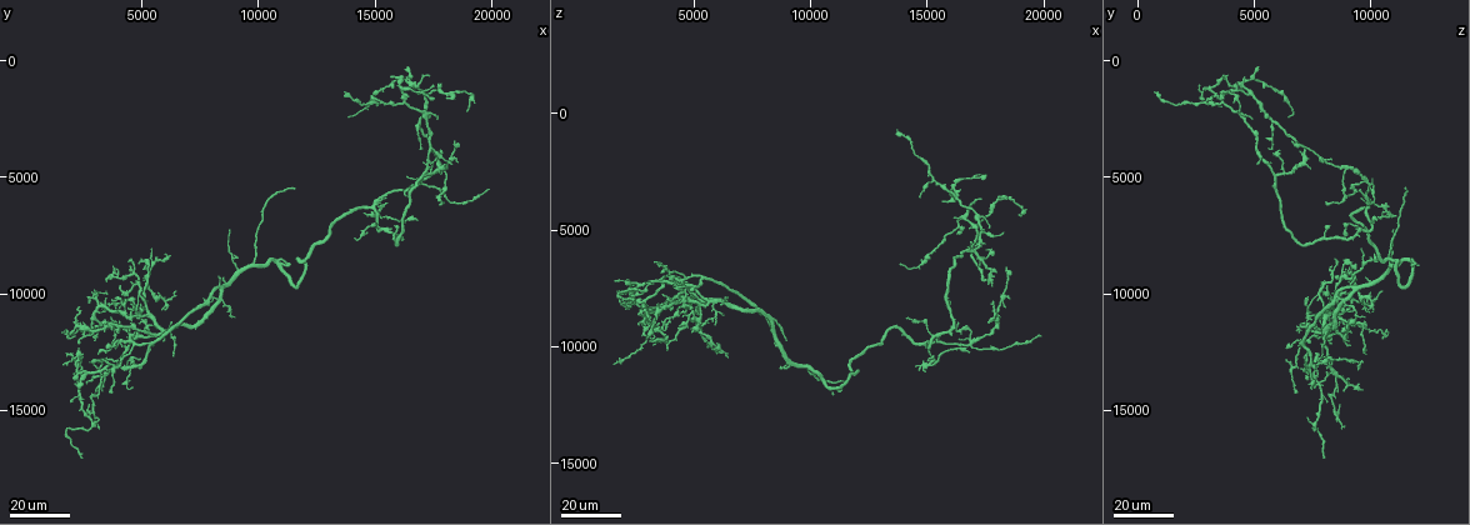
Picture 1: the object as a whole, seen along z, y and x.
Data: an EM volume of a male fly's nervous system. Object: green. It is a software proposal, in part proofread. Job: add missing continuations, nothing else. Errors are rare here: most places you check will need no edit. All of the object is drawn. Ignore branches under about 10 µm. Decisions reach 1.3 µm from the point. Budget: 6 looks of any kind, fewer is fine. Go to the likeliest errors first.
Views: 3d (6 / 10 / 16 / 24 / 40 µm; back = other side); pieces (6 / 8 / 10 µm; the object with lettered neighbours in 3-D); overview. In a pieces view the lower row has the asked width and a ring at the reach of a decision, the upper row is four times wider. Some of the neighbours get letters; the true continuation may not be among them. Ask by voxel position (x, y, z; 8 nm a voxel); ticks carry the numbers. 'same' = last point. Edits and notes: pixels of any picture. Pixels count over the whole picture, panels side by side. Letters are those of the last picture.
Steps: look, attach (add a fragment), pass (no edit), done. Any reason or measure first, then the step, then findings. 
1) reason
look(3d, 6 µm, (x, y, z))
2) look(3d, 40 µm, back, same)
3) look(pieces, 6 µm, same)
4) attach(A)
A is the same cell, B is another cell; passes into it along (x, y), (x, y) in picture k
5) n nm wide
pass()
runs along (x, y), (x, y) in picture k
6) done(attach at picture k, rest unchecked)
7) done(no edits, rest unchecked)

branch stops here
look(3d, 16 µm, (11500, 5400, 11400))

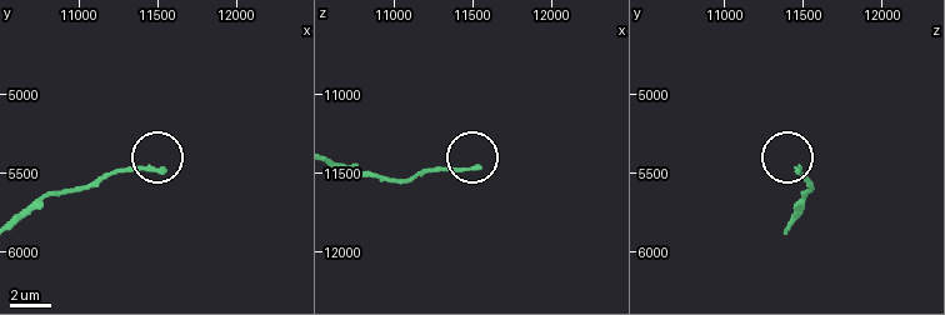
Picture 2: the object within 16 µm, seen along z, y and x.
look(pieces, 10 µm, (11520, 5480, 11480))

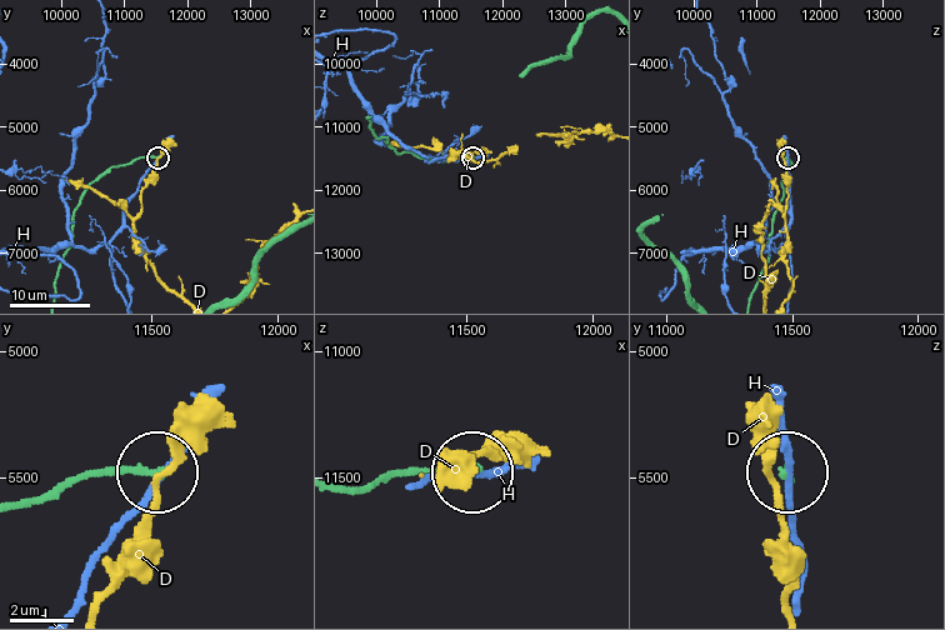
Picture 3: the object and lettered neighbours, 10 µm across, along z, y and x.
pass()
D and H are other cells; runs along (28, 506), (91, 476), (154, 471) in picture 3; none of them fits

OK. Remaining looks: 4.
long arm stops here
look(3d, 24 µm, (2500, 17000, 7900))

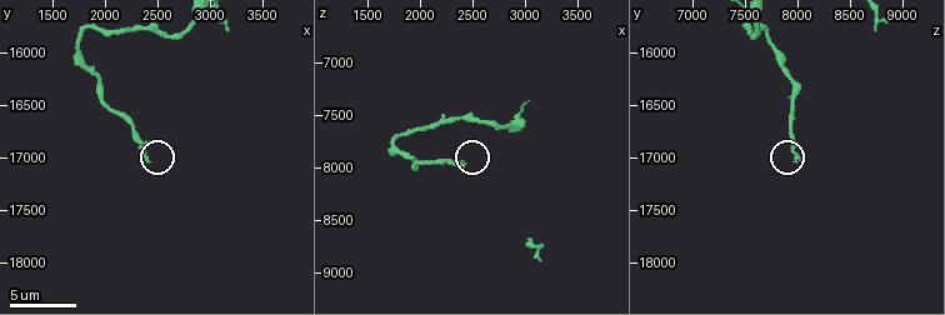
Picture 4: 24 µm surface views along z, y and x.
look(pieces, 6 µm, (2420, 17040, 8000))

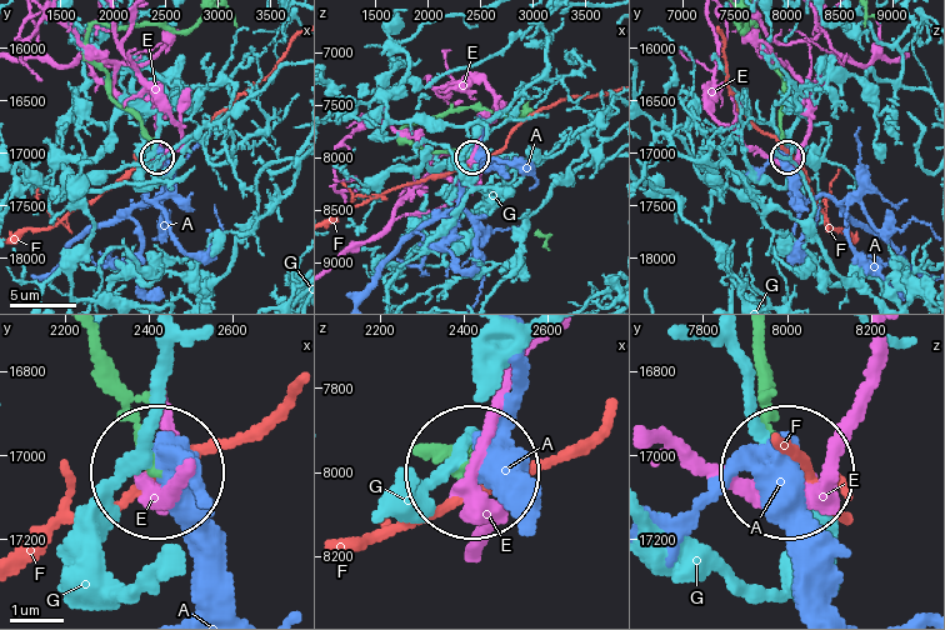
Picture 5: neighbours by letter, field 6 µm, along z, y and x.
pass()
A, E, F and G are other cells; runs along (90, 341), (99, 383), (156, 471) in picture 5; none of them fits

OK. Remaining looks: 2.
branch stops here
look(3d, 24 µm, (4100, 9700, 8200))

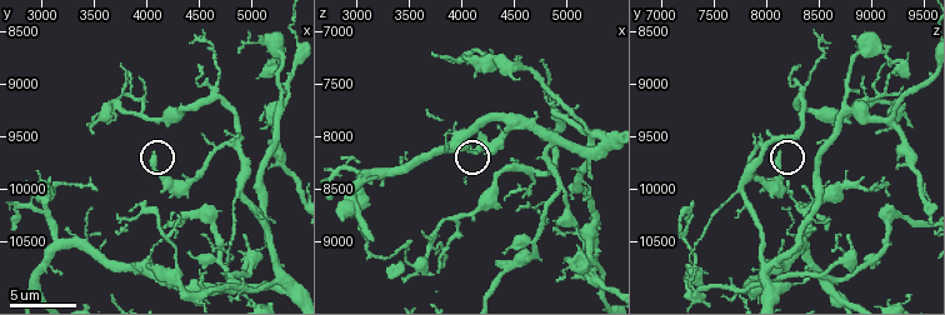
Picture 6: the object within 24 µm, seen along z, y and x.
look(pieces, 8 µm, (4080, 9660, 8120))

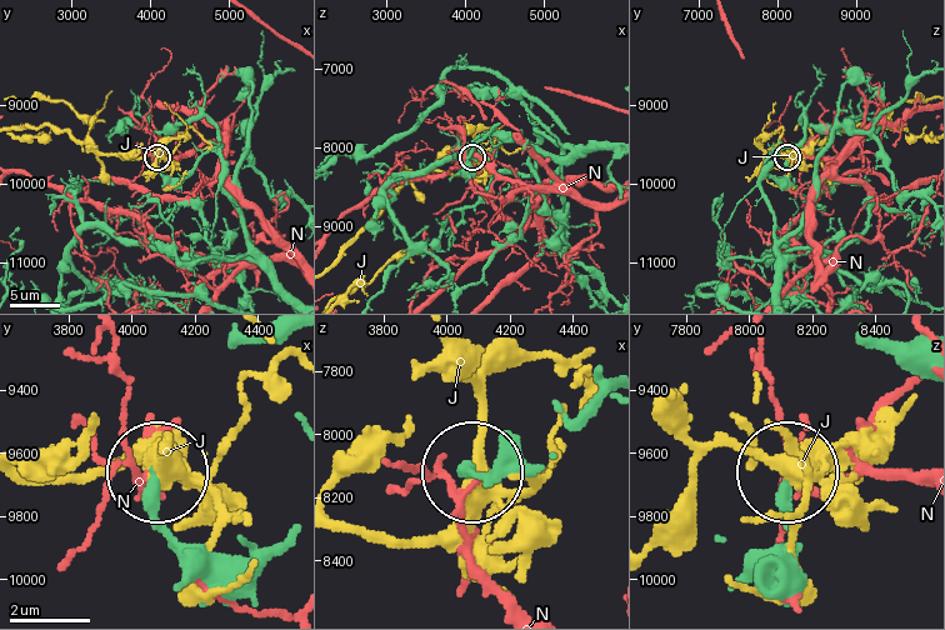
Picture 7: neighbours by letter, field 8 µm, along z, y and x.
240 nm wide
pass()
J and N are other cells; no lettered fragment goes on from it

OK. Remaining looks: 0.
done(no edits, rest unchecked)

